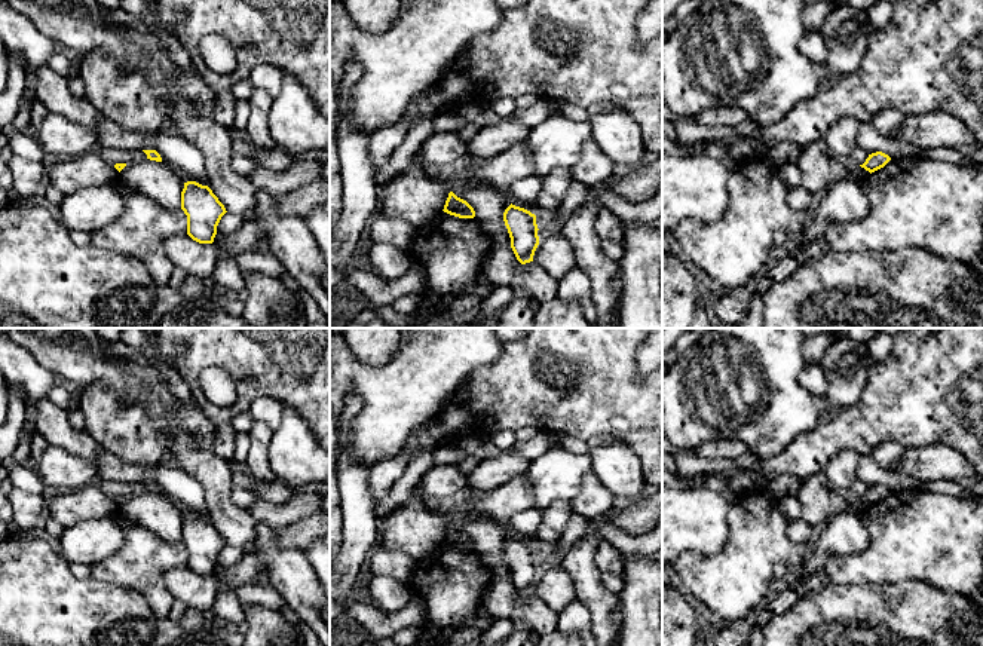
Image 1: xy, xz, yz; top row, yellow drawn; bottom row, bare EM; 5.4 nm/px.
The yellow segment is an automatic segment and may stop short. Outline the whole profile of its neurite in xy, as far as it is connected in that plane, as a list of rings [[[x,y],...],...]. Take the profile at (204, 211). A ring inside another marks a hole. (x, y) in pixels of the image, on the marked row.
[[[184,183],[181,209],[187,215],[187,235],[199,244],[212,244],[217,226],[227,212],[208,186]]]

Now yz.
[[[876,151],[876,153],[869,154],[866,162],[860,166],[872,174],[872,172],[884,168],[889,160],[891,160],[891,157],[888,154],[885,154],[882,151]]]

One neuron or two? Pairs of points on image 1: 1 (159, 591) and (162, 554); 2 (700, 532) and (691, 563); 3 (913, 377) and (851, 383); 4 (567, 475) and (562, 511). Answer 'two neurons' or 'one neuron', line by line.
1: one neuron
2: two neurons
3: two neurons
4: two neurons

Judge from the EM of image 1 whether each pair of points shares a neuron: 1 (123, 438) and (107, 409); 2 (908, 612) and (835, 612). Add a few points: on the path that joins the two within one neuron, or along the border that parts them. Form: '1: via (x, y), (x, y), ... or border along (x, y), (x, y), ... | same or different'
1: via (122, 431), (107, 416) | same
2: via (890, 617), (853, 612) | same

